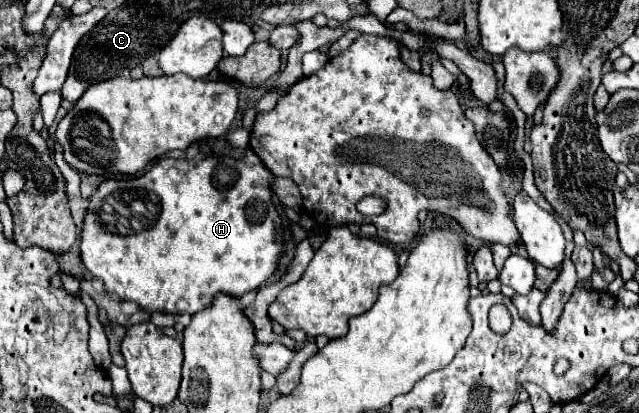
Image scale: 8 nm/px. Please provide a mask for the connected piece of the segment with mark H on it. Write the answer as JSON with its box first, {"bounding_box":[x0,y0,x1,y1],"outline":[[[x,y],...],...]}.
{"bounding_box":[80,149,284,315],"outline":[[[246,149],[244,157],[240,157],[240,159],[226,157],[226,155],[222,155],[222,157],[206,155],[202,161],[160,159],[144,175],[138,175],[132,179],[106,179],[104,183],[100,183],[96,193],[90,197],[90,205],[84,215],[82,235],[80,235],[82,263],[94,277],[98,277],[104,283],[106,293],[110,293],[122,301],[134,301],[134,303],[138,303],[138,307],[142,307],[148,313],[158,311],[158,313],[172,313],[172,315],[182,315],[182,313],[194,315],[196,311],[210,305],[210,301],[214,299],[214,295],[218,291],[224,291],[232,297],[240,297],[252,289],[258,289],[274,273],[278,257],[284,251],[284,237],[282,237],[284,229],[282,229],[280,215],[278,215],[272,195],[270,195],[272,179],[274,179],[274,175],[262,165],[262,161],[258,159],[258,155],[252,149]]]}

